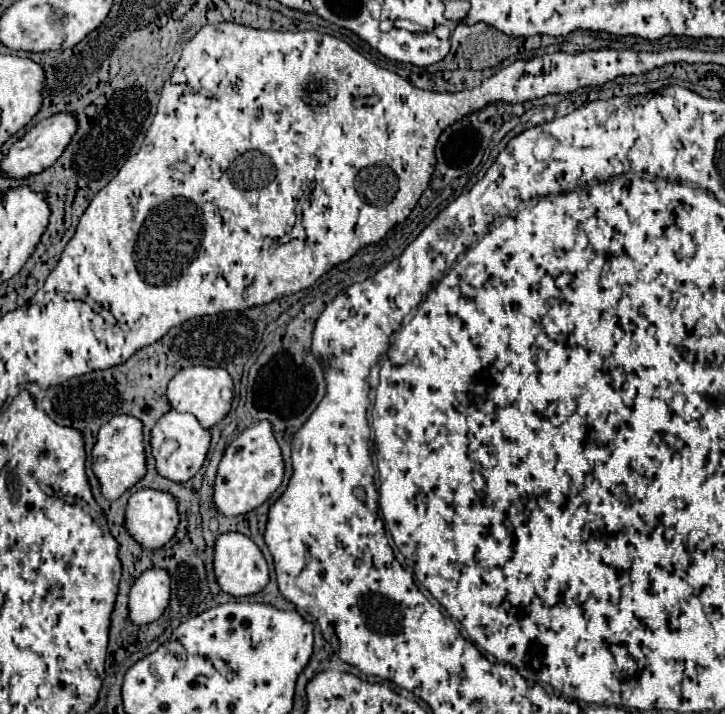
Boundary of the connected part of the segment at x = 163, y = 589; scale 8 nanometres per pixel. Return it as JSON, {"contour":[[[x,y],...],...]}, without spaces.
{"contour":[[[150,568],[146,570],[130,590],[130,620],[134,624],[148,624],[162,616],[168,608],[170,598],[170,578],[166,570]]]}

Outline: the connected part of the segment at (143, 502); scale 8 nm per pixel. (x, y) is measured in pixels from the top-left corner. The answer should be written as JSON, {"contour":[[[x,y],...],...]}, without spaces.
{"contour":[[[142,488],[130,496],[126,506],[126,528],[138,544],[148,550],[162,548],[180,522],[176,498],[152,488]]]}

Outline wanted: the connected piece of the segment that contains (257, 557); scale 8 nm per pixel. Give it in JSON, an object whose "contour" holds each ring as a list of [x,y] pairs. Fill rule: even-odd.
{"contour":[[[240,532],[222,534],[216,540],[214,550],[214,572],[220,588],[230,596],[250,596],[258,594],[268,584],[268,564],[260,552],[260,548]]]}

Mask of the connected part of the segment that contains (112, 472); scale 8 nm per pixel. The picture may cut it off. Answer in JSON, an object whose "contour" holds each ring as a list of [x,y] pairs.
{"contour":[[[120,414],[106,422],[98,432],[98,442],[92,450],[94,458],[94,472],[102,484],[102,494],[108,500],[120,498],[130,486],[134,486],[146,474],[146,448],[144,448],[144,434],[142,422],[134,416]]]}

